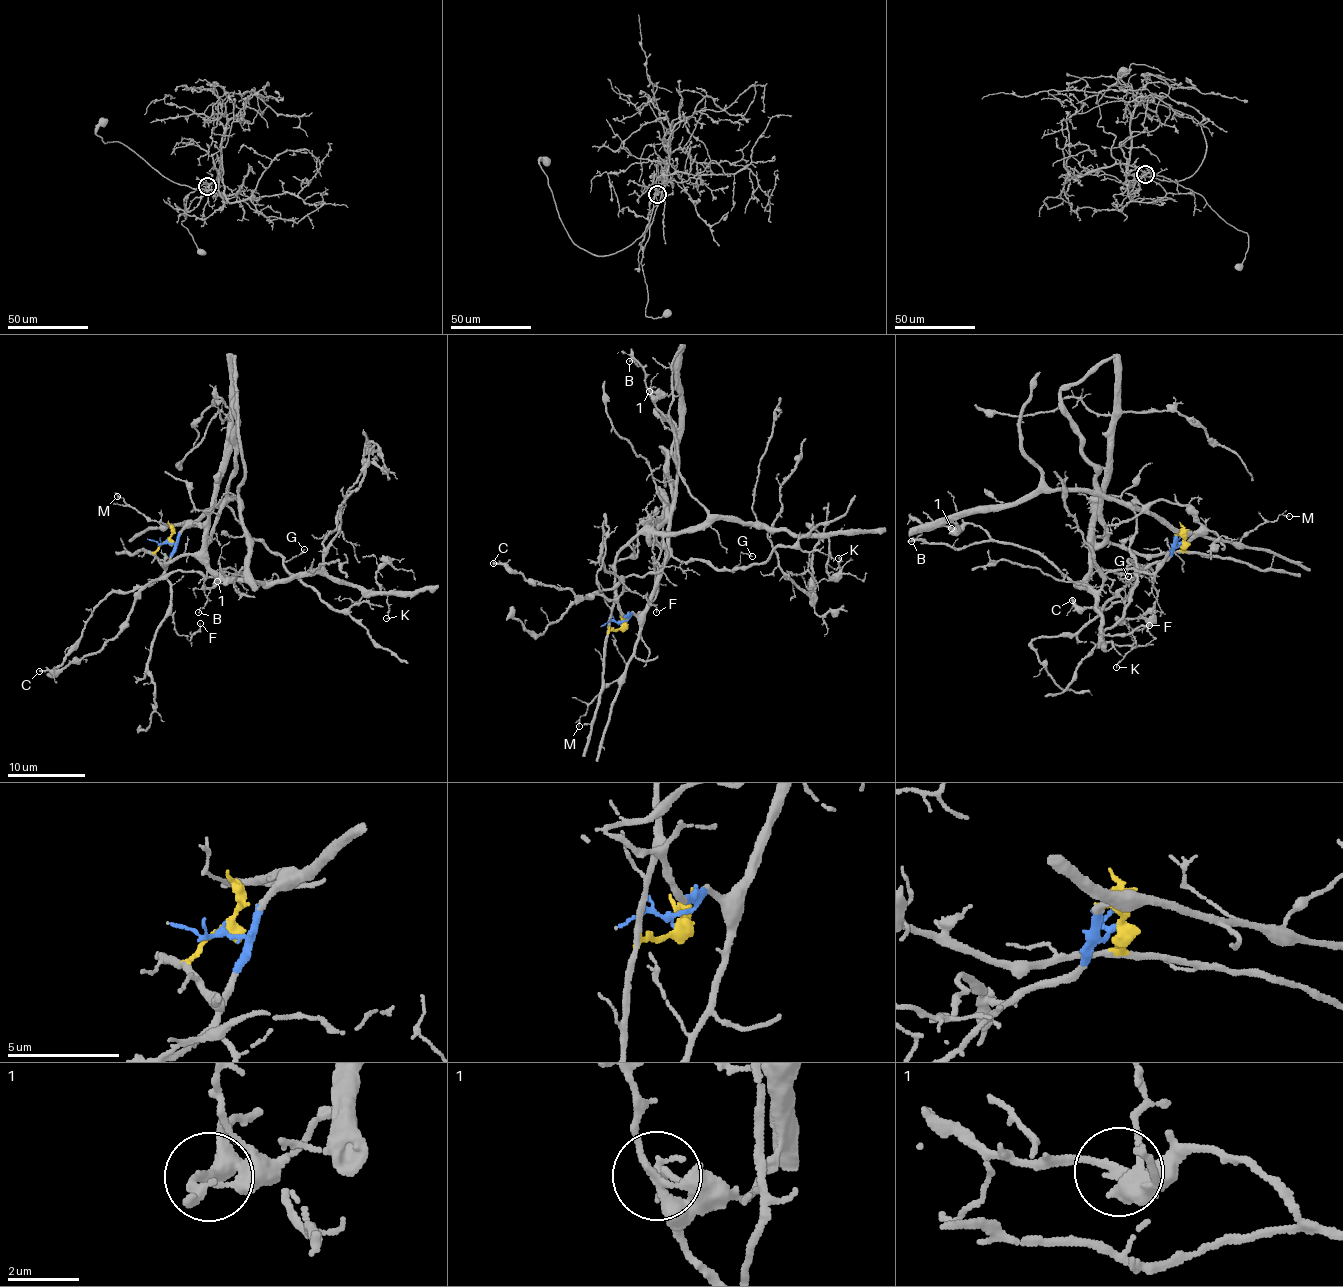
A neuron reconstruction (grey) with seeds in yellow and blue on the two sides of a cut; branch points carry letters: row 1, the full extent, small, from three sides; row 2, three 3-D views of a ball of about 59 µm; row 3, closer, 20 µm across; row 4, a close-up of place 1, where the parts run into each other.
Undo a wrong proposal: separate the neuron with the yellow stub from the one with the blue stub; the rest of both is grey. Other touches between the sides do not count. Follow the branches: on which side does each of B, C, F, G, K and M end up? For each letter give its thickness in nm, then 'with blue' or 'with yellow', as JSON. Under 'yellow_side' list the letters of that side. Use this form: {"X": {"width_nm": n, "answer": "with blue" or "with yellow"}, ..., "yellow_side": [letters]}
{"B": {"width_nm": 100, "answer": "with yellow"}, "C": {"width_nm": 140, "answer": "with blue"}, "F": {"width_nm": 80, "answer": "with blue"}, "G": {"width_nm": 120, "answer": "with blue"}, "K": {"width_nm": 100, "answer": "with yellow"}, "M": {"width_nm": 60, "answer": "with blue"}, "yellow_side": ["B", "K"]}

